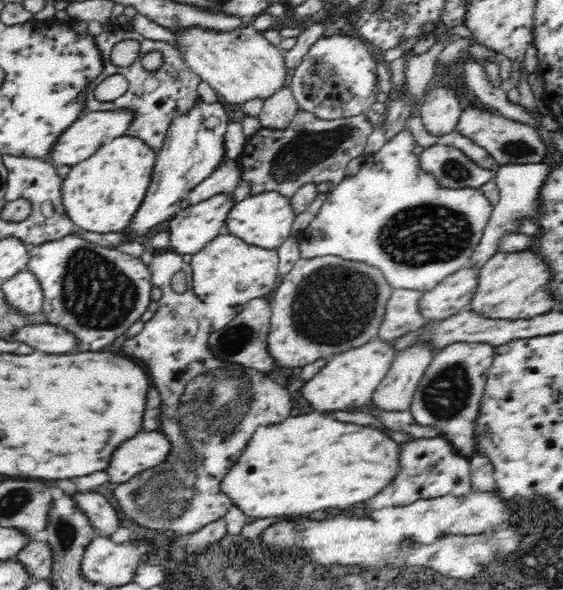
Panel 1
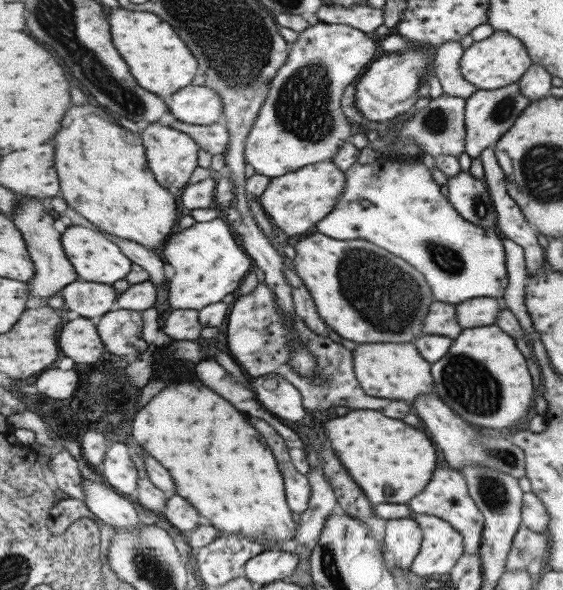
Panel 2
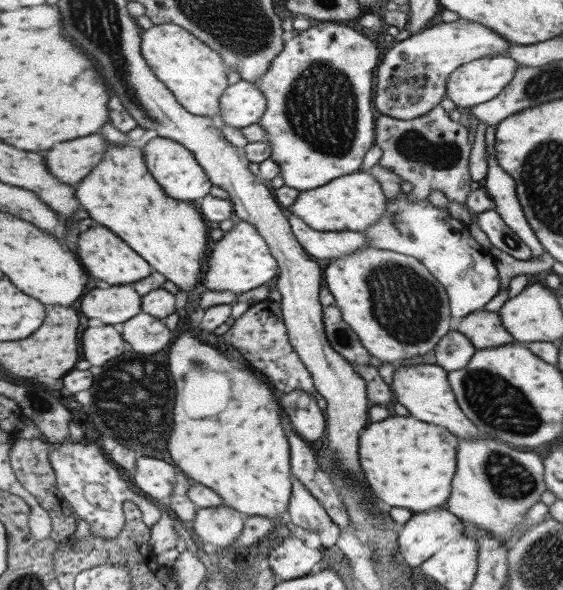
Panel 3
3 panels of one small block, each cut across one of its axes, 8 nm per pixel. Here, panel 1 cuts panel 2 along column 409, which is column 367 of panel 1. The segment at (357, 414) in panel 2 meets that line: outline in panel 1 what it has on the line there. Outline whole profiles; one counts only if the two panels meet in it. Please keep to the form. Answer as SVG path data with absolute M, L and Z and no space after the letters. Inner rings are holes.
M309 412L293 416L284 420L284 424L276 424L276 426L260 427L256 429L255 435L252 436L252 444L248 444L244 448L243 455L232 466L231 471L228 472L227 478L223 482L223 491L234 500L234 504L244 510L246 516L252 518L269 518L270 516L282 516L282 514L308 514L308 512L316 512L316 510L344 510L349 506L361 506L372 498L375 498L384 487L392 484L395 478L399 475L399 470L402 465L402 443L394 442L392 438L388 438L382 430L374 428L374 426L358 426L352 422L341 422L334 419L334 417L325 414Z

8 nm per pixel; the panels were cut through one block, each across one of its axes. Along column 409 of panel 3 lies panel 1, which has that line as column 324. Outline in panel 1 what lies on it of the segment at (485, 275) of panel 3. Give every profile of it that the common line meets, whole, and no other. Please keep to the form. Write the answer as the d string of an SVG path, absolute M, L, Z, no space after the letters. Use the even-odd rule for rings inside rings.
M405 129L404 131L400 131L397 135L394 135L390 140L386 140L384 146L382 146L376 154L368 155L364 165L357 174L354 174L354 176L349 174L344 175L344 180L341 180L337 185L329 189L324 198L324 202L322 202L319 213L315 216L315 220L312 220L310 226L300 232L298 236L301 258L334 255L342 256L346 260L358 260L366 264L374 264L376 268L379 268L384 273L384 276L387 277L388 284L391 284L392 288L423 289L427 292L432 290L437 284L442 283L443 280L447 279L451 274L470 265L470 259L472 255L475 254L476 247L479 246L481 238L488 226L488 222L490 222L492 211L493 208L488 198L484 196L479 188L450 188L447 185L441 184L437 176L434 176L431 172L428 172L427 169L424 169L423 154L415 141L415 136L412 136L412 133Z

